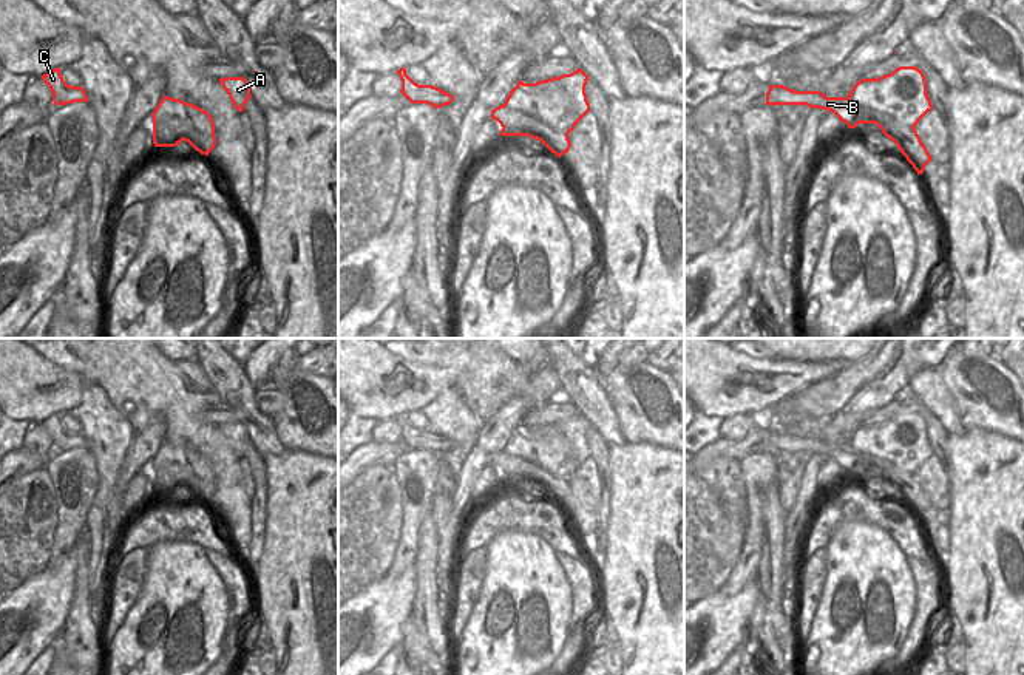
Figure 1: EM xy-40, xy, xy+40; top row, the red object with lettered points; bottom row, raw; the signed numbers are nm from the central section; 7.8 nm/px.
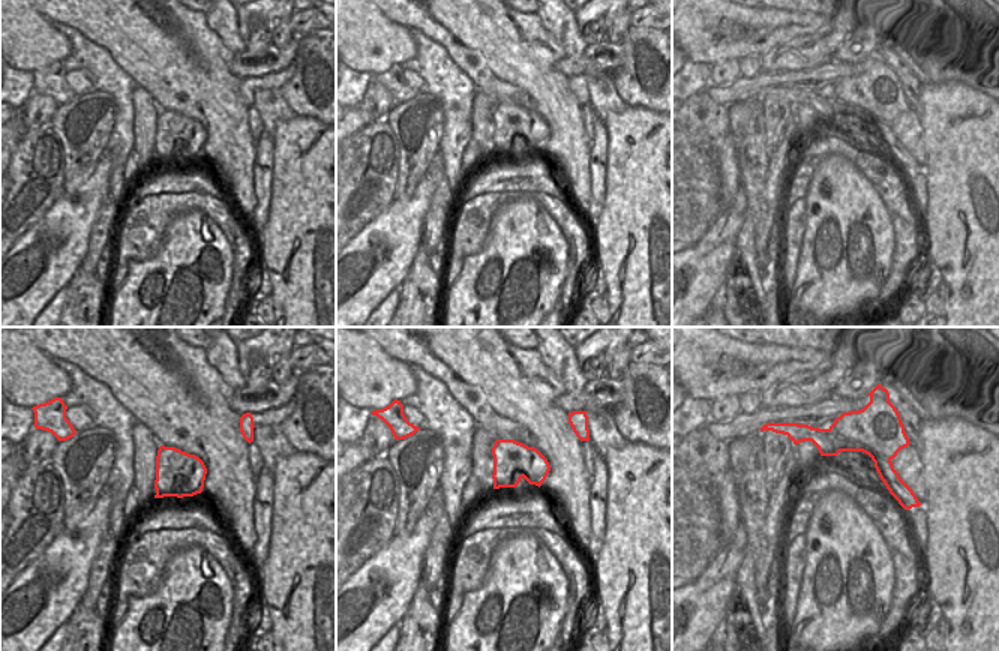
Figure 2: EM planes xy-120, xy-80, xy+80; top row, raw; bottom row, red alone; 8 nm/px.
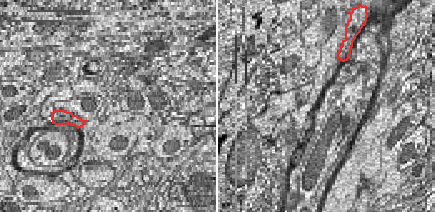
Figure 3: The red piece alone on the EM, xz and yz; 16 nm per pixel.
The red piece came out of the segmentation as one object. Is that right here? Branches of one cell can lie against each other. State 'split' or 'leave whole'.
split

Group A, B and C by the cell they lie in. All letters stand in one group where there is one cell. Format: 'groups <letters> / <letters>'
groups A / B C

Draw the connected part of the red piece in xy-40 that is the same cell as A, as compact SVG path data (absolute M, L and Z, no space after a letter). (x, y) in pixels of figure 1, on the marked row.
M224 77L219 79L219 83L227 91L233 107L241 113L244 111L244 105L247 103L250 96L250 88L247 85L247 80L244 77Z

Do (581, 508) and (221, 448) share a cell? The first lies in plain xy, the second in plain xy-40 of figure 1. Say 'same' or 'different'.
same

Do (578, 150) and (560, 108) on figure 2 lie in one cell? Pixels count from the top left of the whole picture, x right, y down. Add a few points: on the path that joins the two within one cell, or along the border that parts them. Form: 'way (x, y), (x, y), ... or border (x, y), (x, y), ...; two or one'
way (569, 140), (564, 119); one

